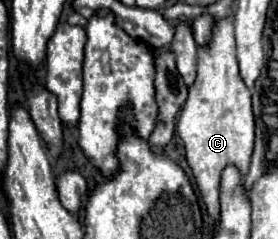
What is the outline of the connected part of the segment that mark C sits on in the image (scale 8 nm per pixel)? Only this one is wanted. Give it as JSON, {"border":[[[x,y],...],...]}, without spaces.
{"border":[[[234,16],[218,18],[212,24],[208,44],[198,46],[198,76],[190,86],[188,100],[178,116],[178,136],[186,144],[186,160],[194,172],[196,184],[208,208],[208,216],[218,222],[218,186],[220,174],[228,164],[236,164],[242,174],[250,164],[254,150],[254,116],[250,90],[238,74],[236,46],[234,46]]]}

